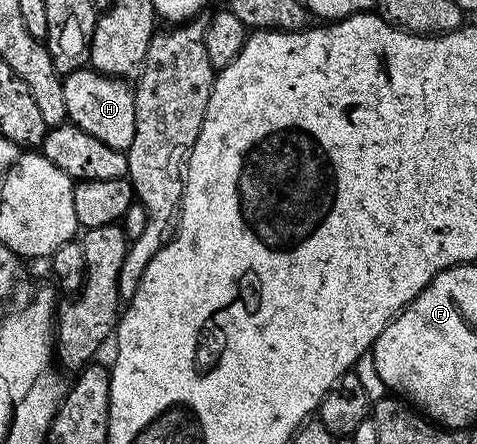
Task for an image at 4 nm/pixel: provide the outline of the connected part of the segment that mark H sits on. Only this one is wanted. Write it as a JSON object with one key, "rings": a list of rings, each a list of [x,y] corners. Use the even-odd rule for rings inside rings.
{"rings":[[[83,68],[65,75],[62,80],[64,88],[64,108],[69,125],[96,136],[108,148],[126,150],[136,136],[136,108],[134,91],[129,81],[110,78],[93,68]]]}

